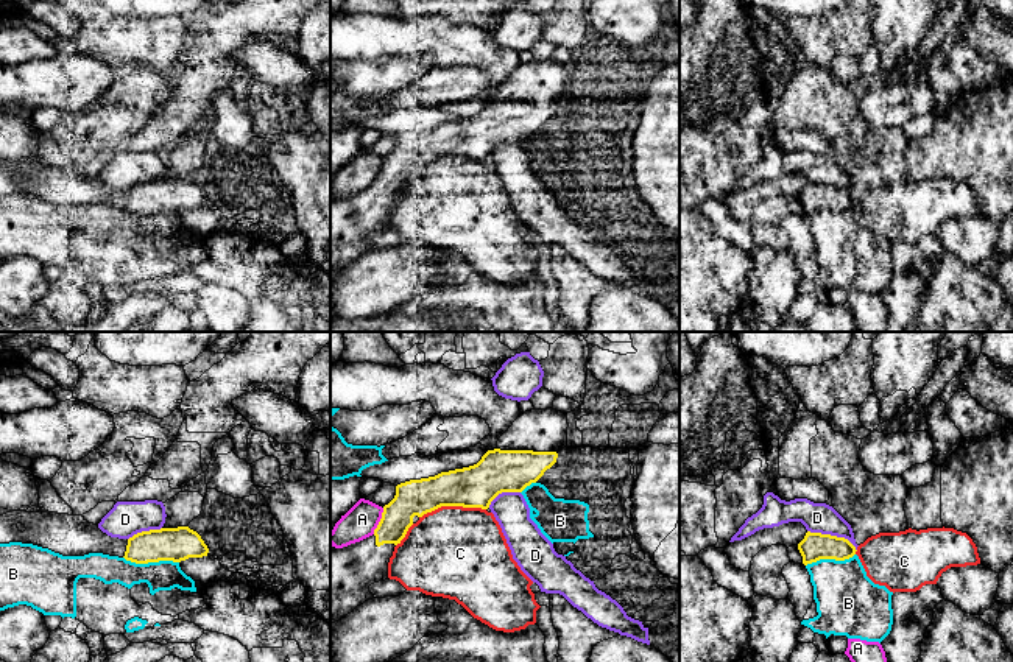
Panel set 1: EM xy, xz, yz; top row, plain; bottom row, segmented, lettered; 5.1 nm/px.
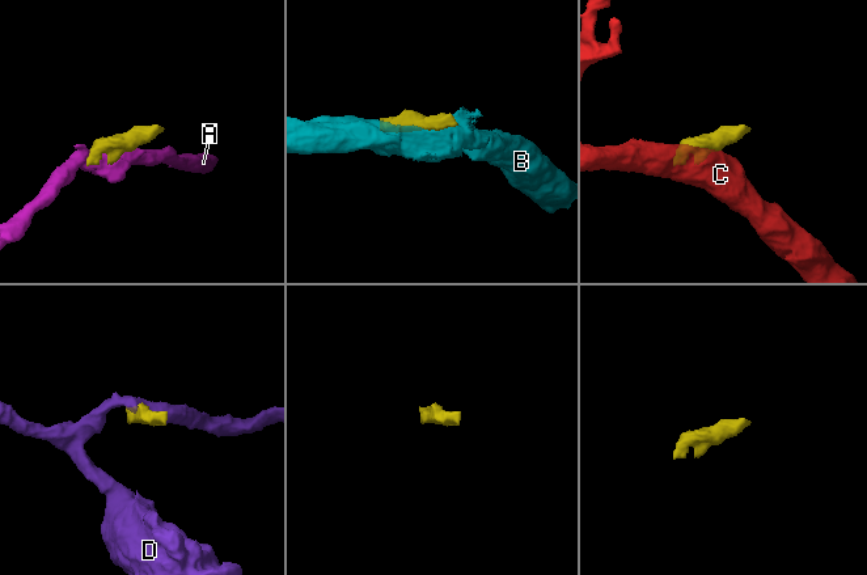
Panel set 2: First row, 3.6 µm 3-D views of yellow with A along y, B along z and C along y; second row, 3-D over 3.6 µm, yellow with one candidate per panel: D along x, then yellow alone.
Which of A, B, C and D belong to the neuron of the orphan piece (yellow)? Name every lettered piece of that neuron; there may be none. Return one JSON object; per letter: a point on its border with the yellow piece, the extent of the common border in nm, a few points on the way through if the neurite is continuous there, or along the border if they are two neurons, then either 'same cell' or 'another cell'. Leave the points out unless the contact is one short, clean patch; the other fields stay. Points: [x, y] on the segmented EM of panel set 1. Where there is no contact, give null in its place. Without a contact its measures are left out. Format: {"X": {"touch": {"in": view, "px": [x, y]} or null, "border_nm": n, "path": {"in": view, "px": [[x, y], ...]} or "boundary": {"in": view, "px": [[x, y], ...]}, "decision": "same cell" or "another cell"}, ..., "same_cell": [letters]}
{"A": {"touch": {"in": "xz", "px": [381, 521]}, "border_nm": 150, "decision": "another cell"}, "B": {"touch": {"in": "xy", "px": [151, 561]}, "border_nm": 280, "decision": "another cell"}, "C": {"touch": {"in": "xz", "px": [452, 505]}, "border_nm": 340, "decision": "another cell"}, "D": {"touch": {"in": "yz", "px": [832, 536]}, "border_nm": 280, "boundary": {"in": "yz", "px": [[808, 530], [843, 536], [856, 550]]}, "decision": "another cell"}, "same_cell": []}

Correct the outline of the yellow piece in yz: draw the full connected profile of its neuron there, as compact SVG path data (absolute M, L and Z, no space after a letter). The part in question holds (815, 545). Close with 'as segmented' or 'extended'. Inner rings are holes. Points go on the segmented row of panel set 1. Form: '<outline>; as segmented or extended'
M807 531L798 544L803 564L812 564L820 559L845 561L856 555L856 547L845 537Z; as segmented

